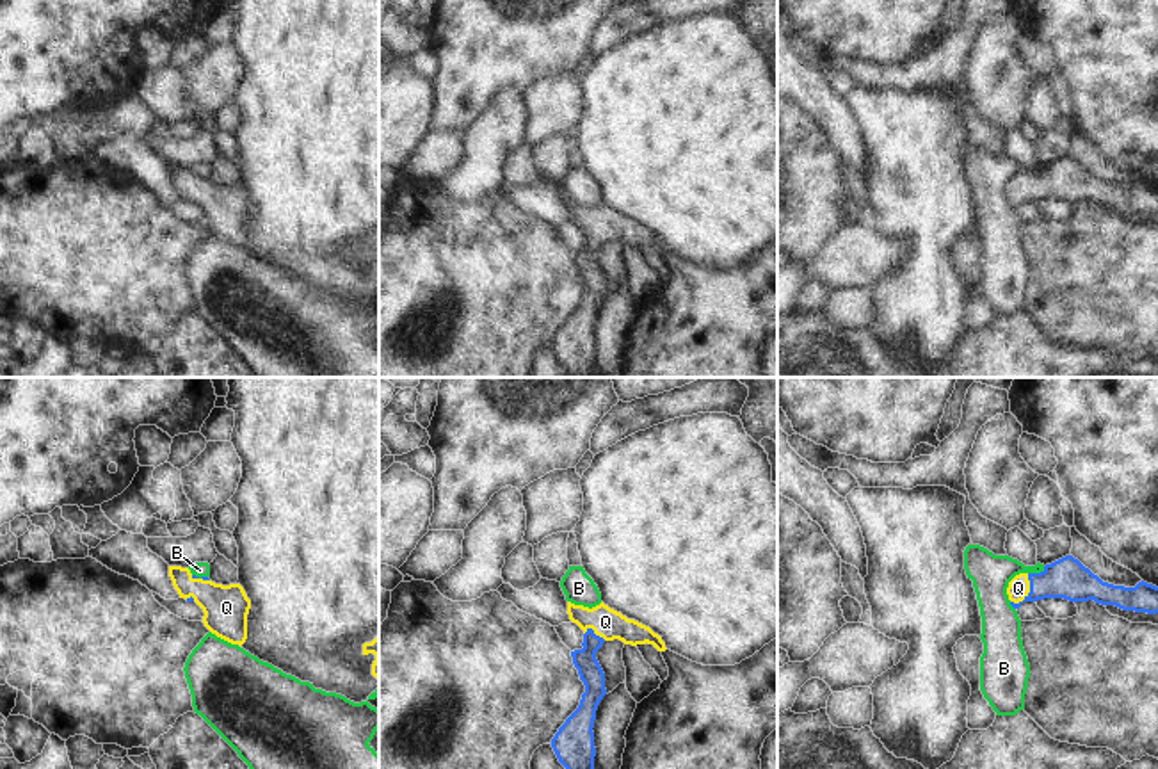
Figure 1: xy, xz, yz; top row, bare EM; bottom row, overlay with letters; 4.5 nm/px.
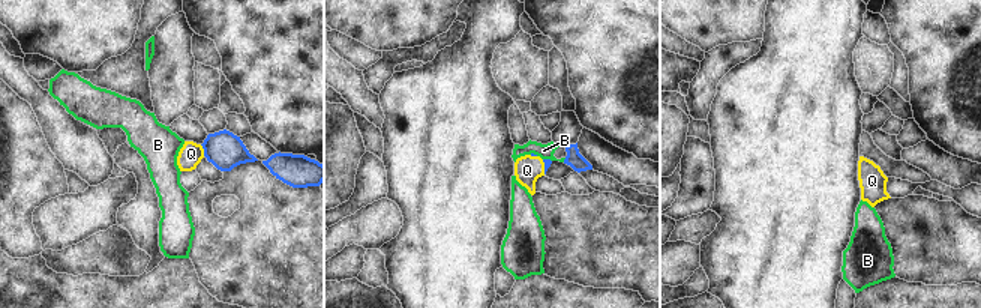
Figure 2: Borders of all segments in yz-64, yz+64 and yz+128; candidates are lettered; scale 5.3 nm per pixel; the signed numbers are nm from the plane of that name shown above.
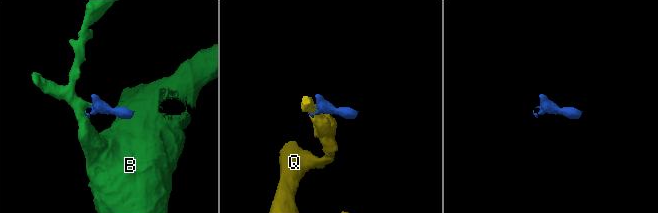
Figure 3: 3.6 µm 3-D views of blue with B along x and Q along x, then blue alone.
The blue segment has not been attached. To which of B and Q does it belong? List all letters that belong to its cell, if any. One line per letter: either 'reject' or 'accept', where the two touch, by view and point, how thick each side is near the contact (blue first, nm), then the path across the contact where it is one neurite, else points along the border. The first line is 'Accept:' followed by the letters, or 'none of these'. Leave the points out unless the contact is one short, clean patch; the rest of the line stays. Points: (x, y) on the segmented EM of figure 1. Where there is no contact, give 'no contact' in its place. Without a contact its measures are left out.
Accept: Q
B: reject; meets blue in yz at (1036, 574); 180 nm thick on the blue side, 180 nm on the other; border along yz (1045, 566), (1039, 572), (1029, 574)
Q: accept; meets blue in yz at (1029, 593); 180 nm thick on the blue side, 100 nm on the other; runs through yz (1068, 579), (1036, 586), (1029, 593), (1018, 588)

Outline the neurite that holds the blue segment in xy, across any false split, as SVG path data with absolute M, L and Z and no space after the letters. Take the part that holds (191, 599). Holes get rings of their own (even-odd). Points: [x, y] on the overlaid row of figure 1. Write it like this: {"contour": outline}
{"contour": "M169 566L169 577L180 598L196 602L203 609L203 623L212 634L231 644L245 643L251 600L240 584L215 584L181 566Z"}

